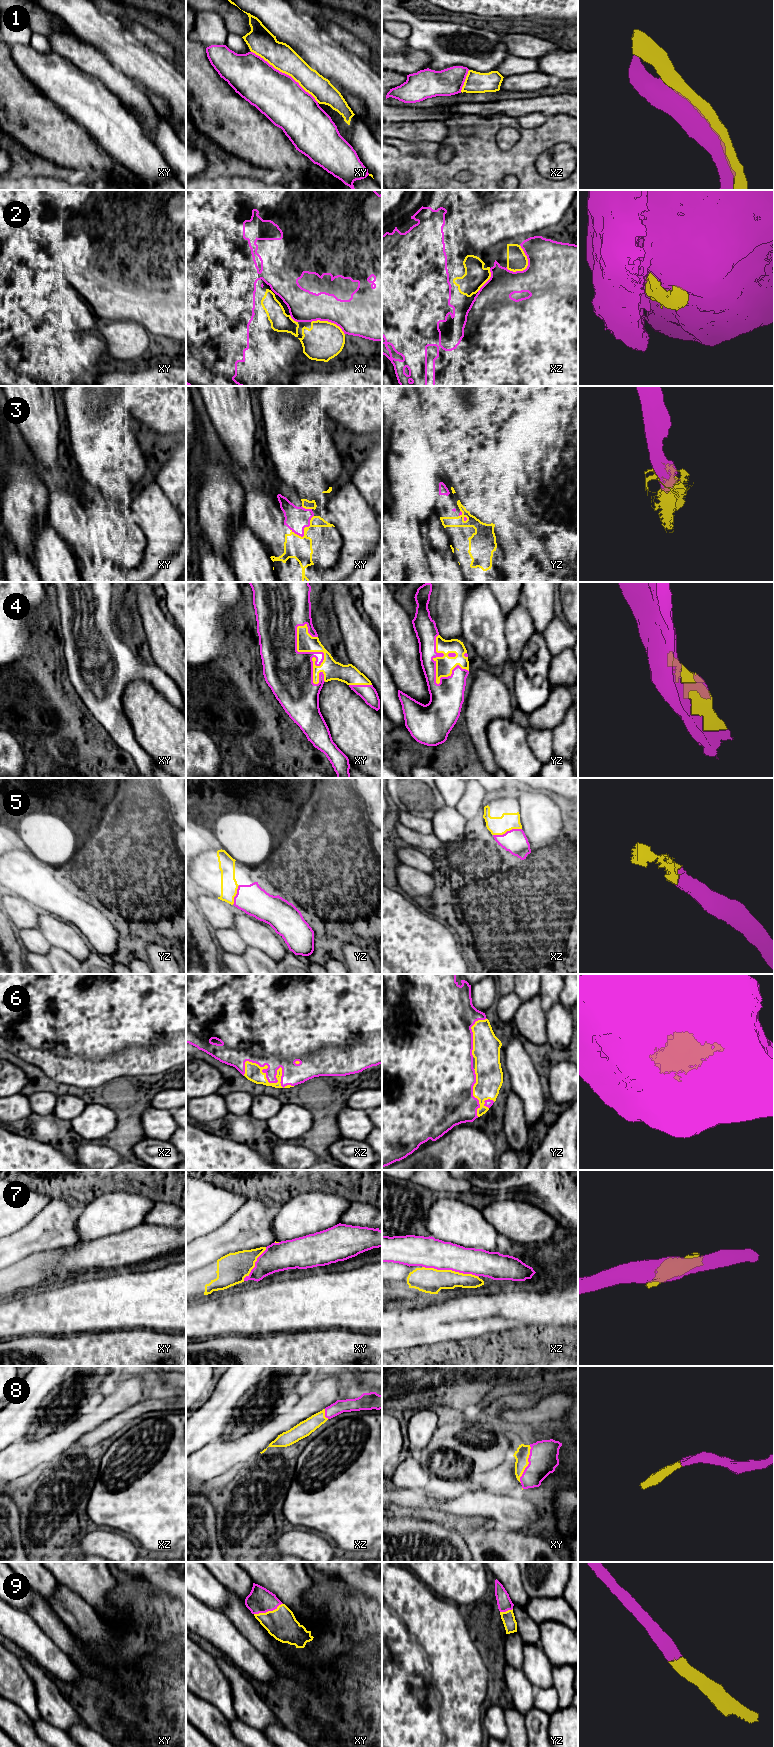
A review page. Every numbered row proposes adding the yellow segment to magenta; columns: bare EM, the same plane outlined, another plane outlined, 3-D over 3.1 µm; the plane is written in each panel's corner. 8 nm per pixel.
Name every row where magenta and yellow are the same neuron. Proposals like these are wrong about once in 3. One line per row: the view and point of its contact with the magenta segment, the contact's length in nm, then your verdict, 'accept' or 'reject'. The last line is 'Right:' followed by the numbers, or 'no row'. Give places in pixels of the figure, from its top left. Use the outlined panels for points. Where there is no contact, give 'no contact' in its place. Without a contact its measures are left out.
1: contact xy (284, 73); length 700 nm; reject
2: contact xz (528, 263); length 240 nm; reject
3: contact xy (303, 531); length 220 nm; accept
4: contact xy (323, 658); length 500 nm; accept
5: contact xz (507, 831); length 240 nm; accept
6: contact xz (266, 1077); length 440 nm; accept
7: contact xz (450, 1269); length 460 nm; reject
8: contact xy (528, 1464); length 320 nm; accept
9: contact xy (268, 1610); length 240 nm; accept
Right: 3, 4, 5, 6, 8, 9

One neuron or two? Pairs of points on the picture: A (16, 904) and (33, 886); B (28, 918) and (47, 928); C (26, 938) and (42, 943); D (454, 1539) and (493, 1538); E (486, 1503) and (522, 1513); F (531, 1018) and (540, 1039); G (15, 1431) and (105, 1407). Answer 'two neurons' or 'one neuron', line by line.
A: two neurons
B: two neurons
C: one neuron
D: two neurons
E: one neuron
F: one neuron
G: two neurons

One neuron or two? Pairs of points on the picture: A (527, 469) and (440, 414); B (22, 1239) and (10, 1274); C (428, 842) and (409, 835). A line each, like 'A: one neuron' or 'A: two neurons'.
A: one neuron
B: two neurons
C: one neuron

